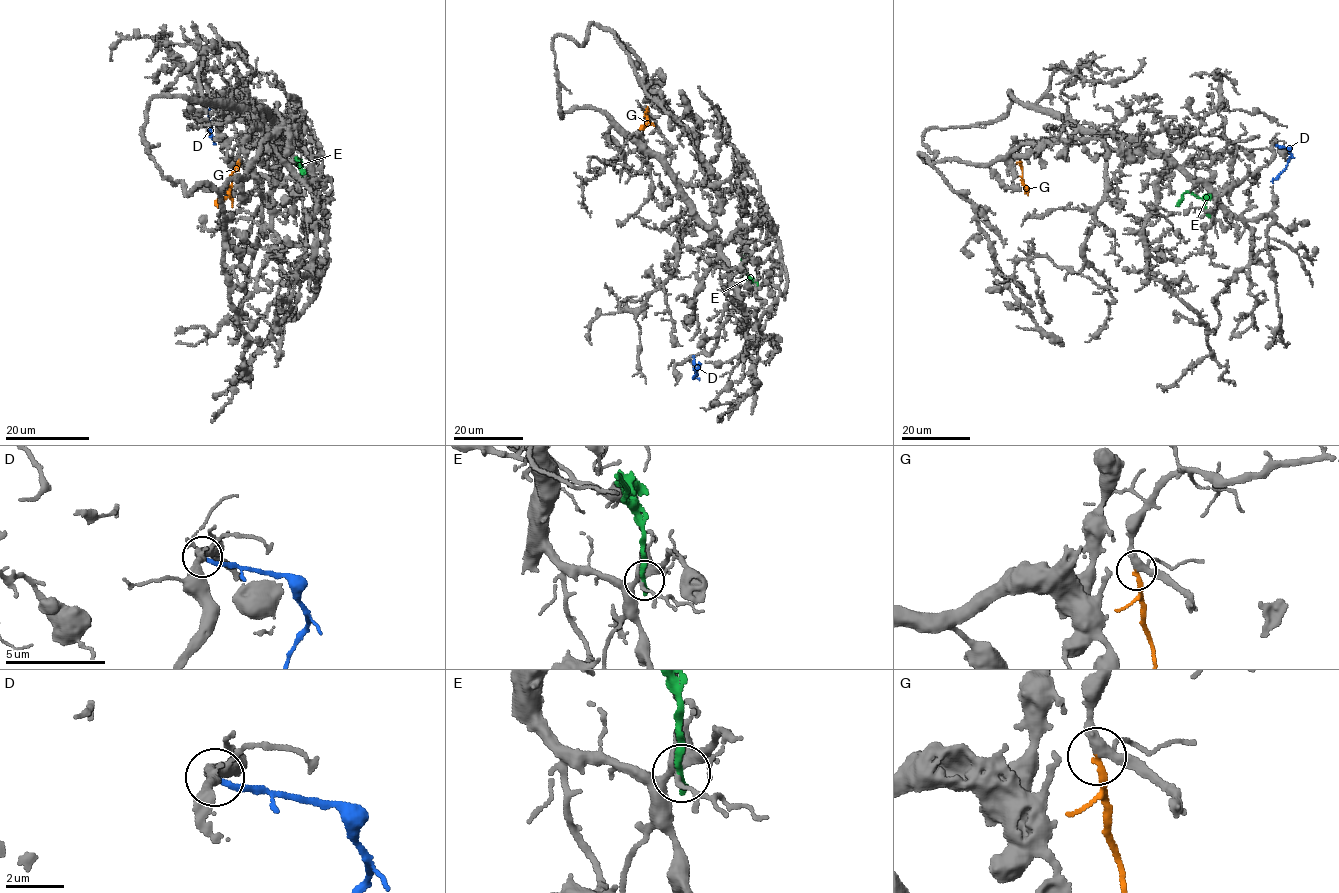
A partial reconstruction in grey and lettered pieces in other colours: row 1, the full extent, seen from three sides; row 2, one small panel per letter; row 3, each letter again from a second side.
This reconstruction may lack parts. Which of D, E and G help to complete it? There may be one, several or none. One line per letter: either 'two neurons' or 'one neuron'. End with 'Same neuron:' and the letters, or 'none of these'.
D: two neurons
E: two neurons
G: one neuron
Same neuron: G

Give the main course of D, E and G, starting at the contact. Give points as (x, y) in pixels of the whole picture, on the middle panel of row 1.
D: (693, 356), (696, 374), (693, 378), (700, 364)
E: (756, 282), (741, 263), (741, 258), (749, 250)
G: (647, 109), (645, 116), (648, 121), (642, 128)

